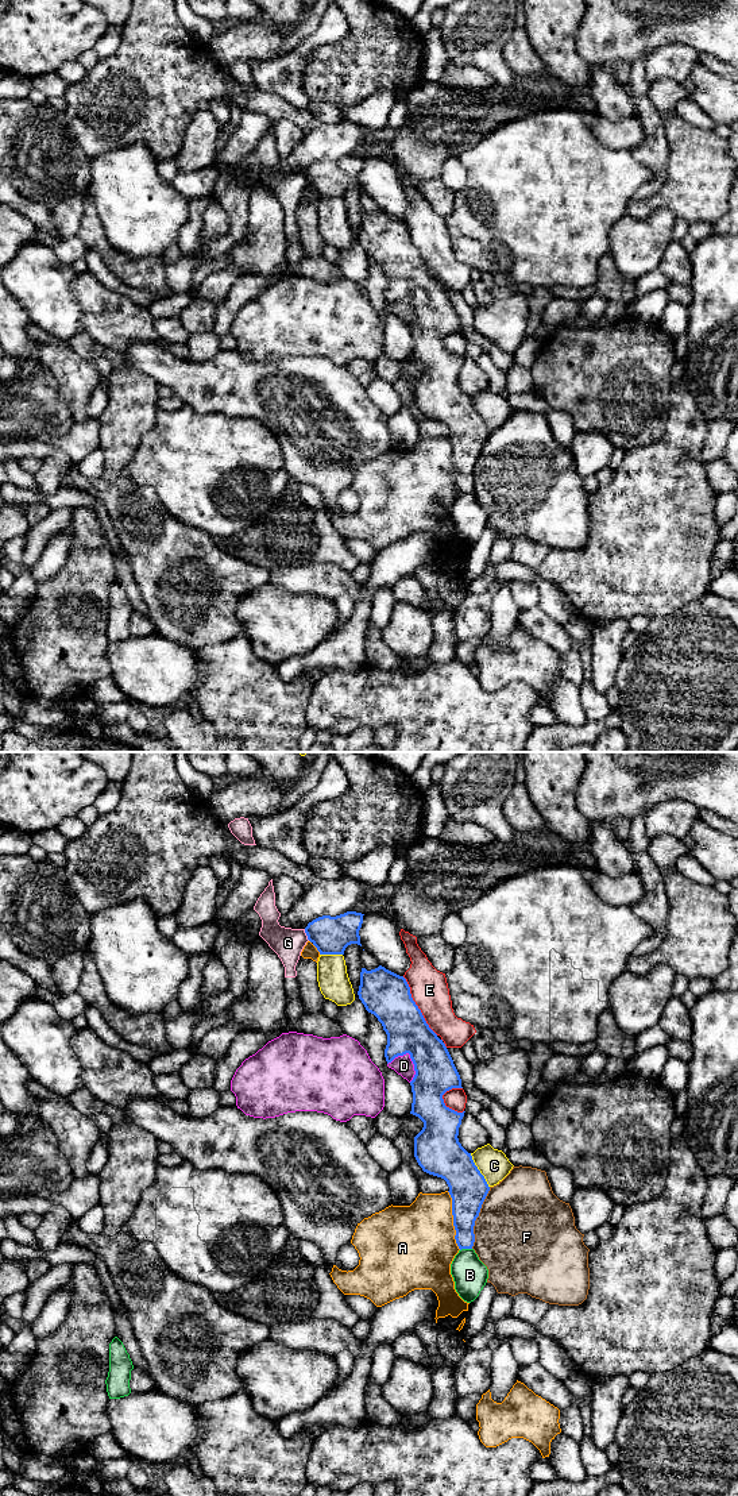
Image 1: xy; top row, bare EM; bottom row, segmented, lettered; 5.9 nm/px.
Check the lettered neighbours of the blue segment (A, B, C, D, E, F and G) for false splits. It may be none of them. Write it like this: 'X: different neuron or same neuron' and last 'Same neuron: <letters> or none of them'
A: different neuron
B: different neuron
C: different neuron
D: different neuron
E: different neuron
F: different neuron
G: different neuron
Same neuron: none of them

